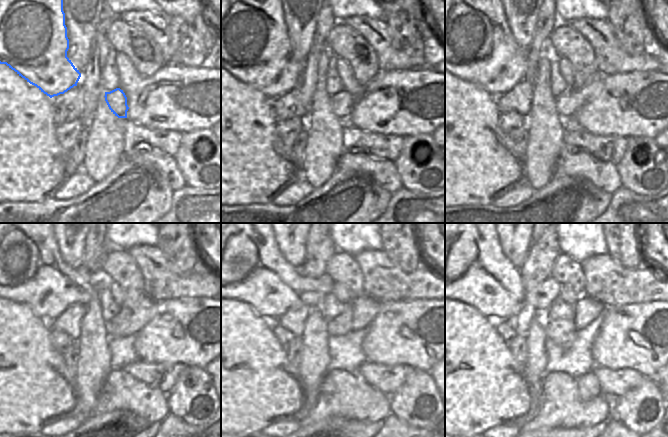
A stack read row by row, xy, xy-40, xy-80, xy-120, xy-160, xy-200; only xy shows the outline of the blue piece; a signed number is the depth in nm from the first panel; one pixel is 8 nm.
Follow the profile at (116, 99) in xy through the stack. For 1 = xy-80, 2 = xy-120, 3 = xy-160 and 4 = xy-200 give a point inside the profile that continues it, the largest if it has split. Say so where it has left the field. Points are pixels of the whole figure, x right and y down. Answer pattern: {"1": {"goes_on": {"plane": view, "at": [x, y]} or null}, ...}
{"1": {"goes_on": {"plane": "xy-80", "at": [569, 103]}}, "2": {"goes_on": {"plane": "xy-120", "at": [147, 307]}}, "3": {"goes_on": {"plane": "xy-160", "at": [365, 309]}}, "4": {"goes_on": {"plane": "xy-200", "at": [586, 309]}}}

